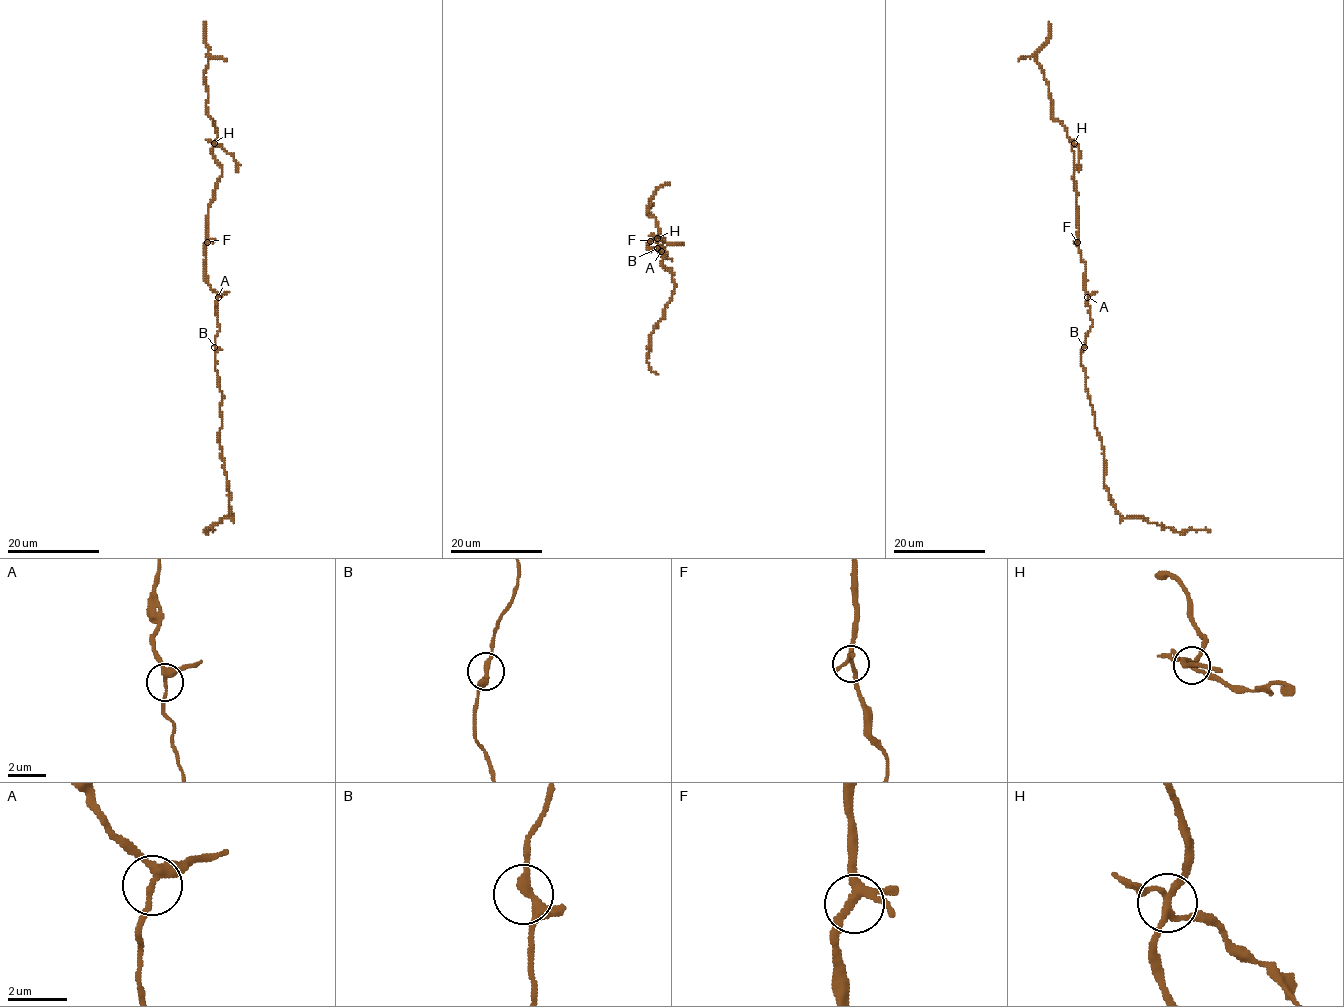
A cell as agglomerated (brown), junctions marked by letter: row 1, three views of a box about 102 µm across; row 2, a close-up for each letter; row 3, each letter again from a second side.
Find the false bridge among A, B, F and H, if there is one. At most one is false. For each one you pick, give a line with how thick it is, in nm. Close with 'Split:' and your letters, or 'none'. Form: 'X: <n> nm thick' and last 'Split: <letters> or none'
H: 220 nm thick
Split: H

